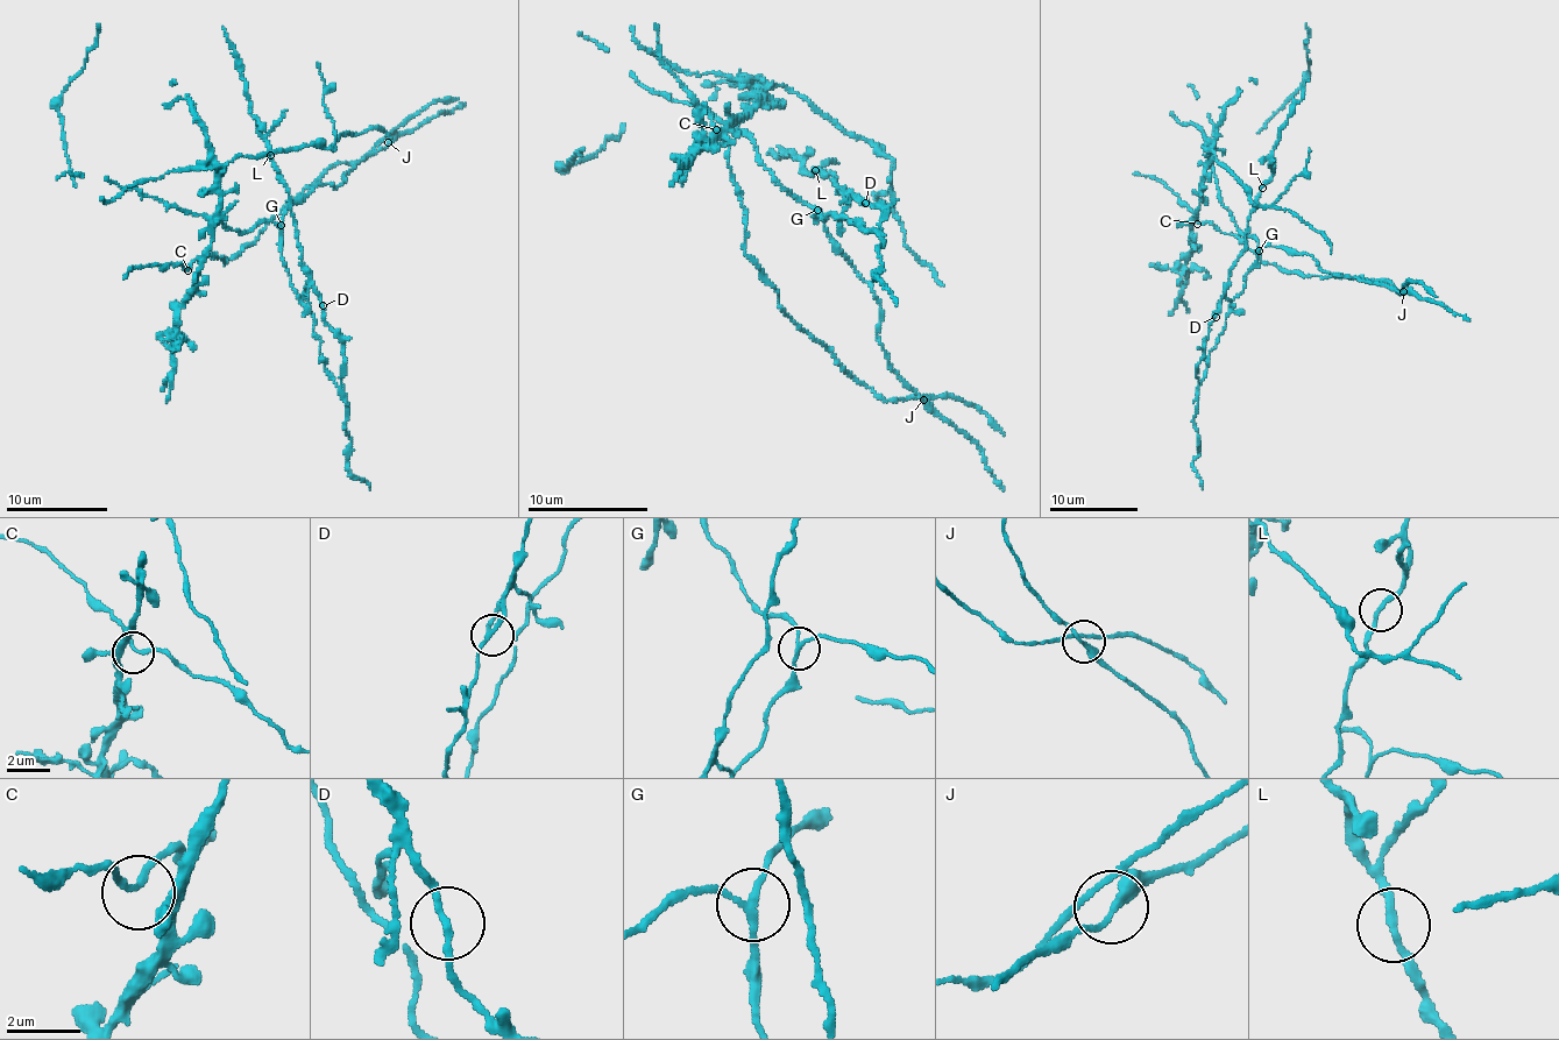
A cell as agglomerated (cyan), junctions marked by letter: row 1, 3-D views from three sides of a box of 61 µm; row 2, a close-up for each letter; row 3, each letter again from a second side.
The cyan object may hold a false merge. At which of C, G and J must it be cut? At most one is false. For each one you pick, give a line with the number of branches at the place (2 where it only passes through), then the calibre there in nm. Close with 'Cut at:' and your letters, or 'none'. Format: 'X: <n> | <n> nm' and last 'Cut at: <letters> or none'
G: 3 | 160 nm
Cut at: G

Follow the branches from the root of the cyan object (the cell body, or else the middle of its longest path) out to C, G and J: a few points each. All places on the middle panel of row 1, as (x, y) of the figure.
C: (900, 398), (878, 397), (784, 315), (778, 290), (745, 252), (746, 213), (716, 129)
G: (900, 398), (923, 396), (929, 402), (892, 367), (877, 334), (880, 301), (827, 233), (824, 214), (817, 211)
J: (900, 398), (923, 396), (929, 403), (922, 401)

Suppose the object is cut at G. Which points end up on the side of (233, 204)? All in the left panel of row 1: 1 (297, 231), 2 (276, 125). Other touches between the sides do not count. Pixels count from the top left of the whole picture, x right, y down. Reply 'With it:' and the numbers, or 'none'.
With it: none

